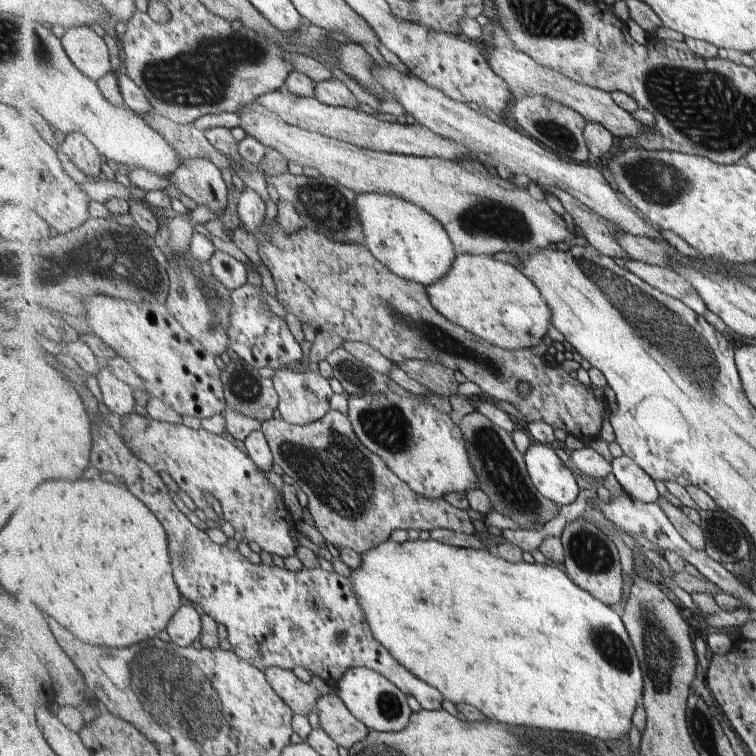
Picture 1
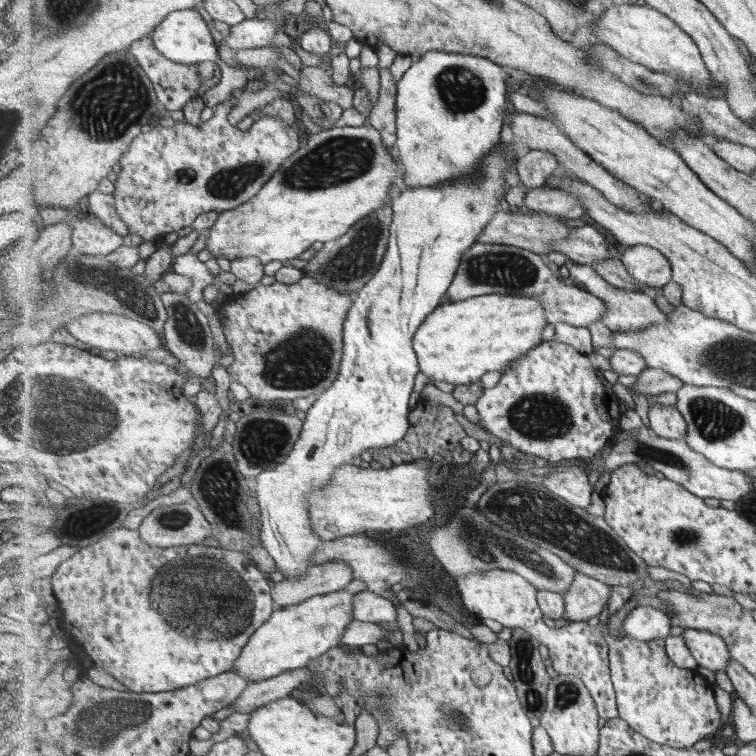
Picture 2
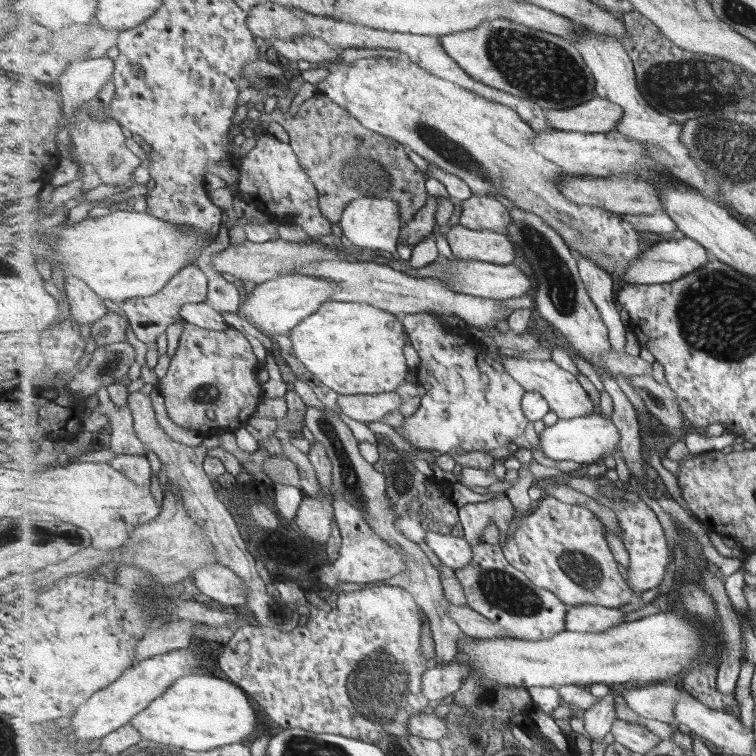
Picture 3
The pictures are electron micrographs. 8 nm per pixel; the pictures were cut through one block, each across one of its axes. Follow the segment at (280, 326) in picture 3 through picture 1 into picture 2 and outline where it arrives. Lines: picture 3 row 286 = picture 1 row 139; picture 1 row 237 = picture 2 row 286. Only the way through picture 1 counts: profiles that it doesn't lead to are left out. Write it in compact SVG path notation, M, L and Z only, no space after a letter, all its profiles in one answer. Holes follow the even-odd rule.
M475 243L461 259L460 270L446 298L455 303L489 294L536 299L544 305L548 322L555 326L566 323L586 328L595 321L601 322L608 312L608 306L598 296L585 289L567 286L560 276L549 270L544 256L513 245Z

